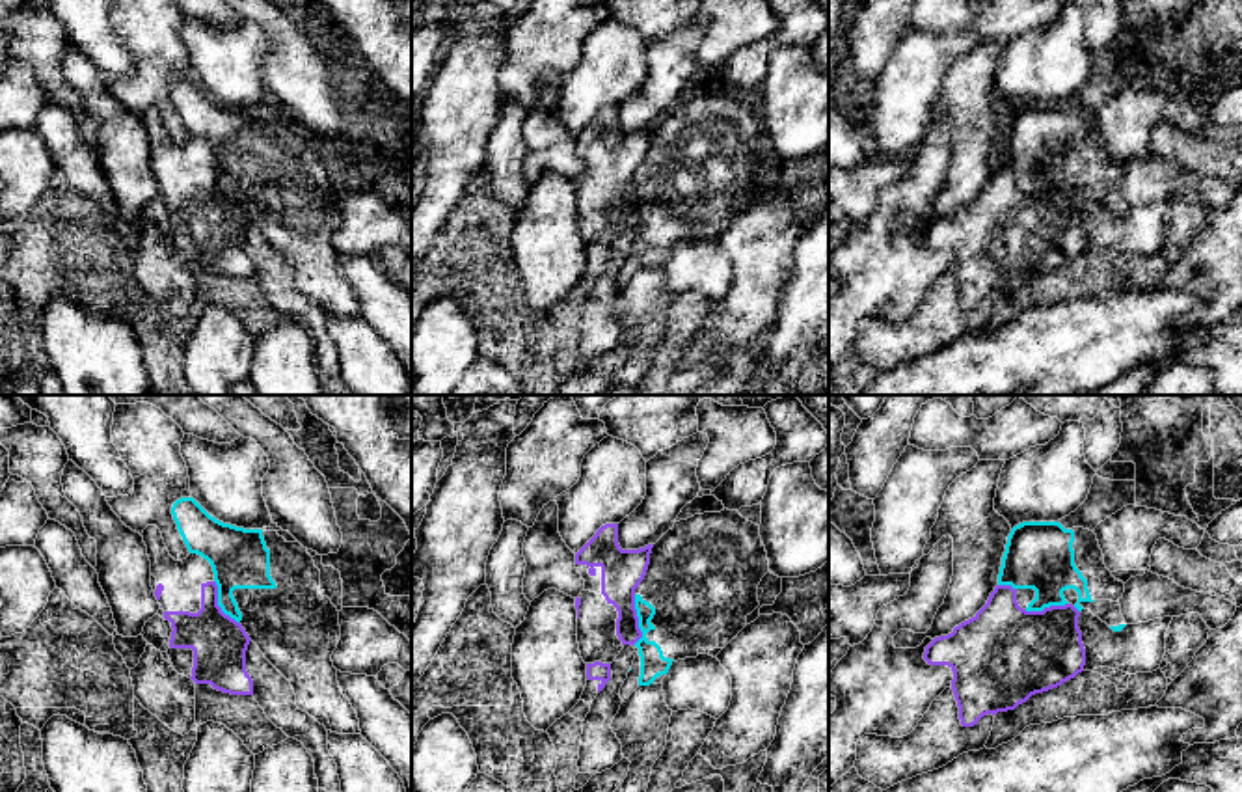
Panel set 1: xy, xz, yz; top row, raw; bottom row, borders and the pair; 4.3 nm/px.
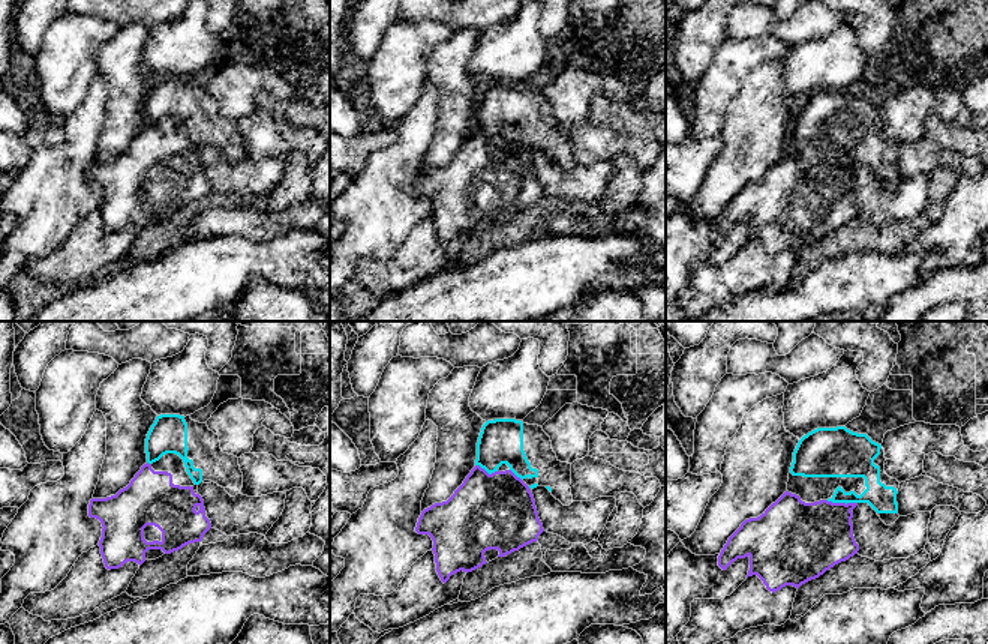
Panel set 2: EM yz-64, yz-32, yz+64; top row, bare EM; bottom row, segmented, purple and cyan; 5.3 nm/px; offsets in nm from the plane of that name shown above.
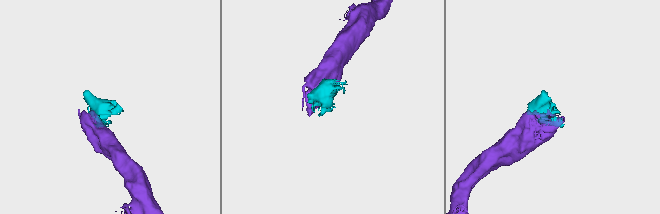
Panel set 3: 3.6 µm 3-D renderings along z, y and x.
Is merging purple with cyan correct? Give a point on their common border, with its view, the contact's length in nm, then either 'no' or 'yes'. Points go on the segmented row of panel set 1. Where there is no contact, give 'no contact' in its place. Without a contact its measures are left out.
contact xz (637, 619); length 220 nm; no

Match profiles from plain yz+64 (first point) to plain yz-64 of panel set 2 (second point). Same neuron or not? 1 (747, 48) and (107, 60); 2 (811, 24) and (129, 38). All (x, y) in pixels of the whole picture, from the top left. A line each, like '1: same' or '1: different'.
1: different
2: different

